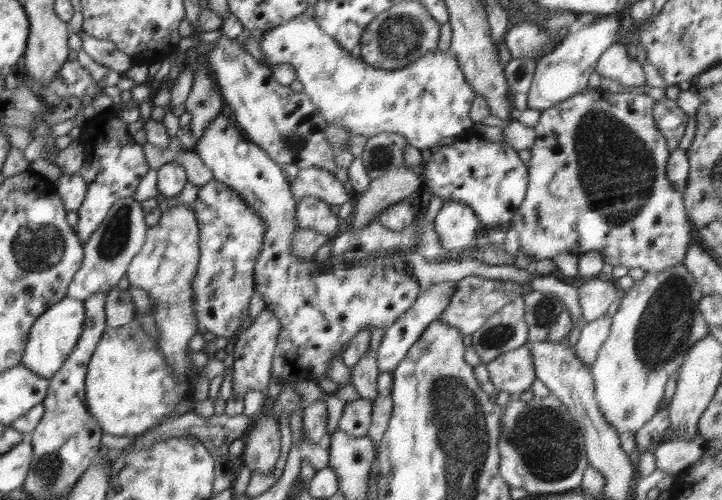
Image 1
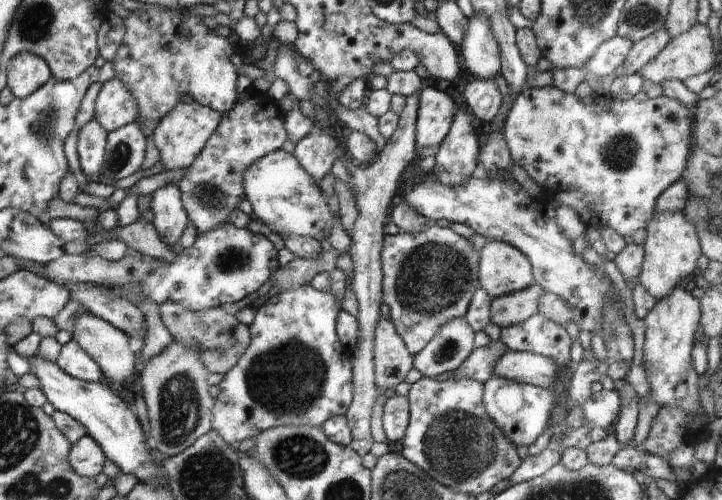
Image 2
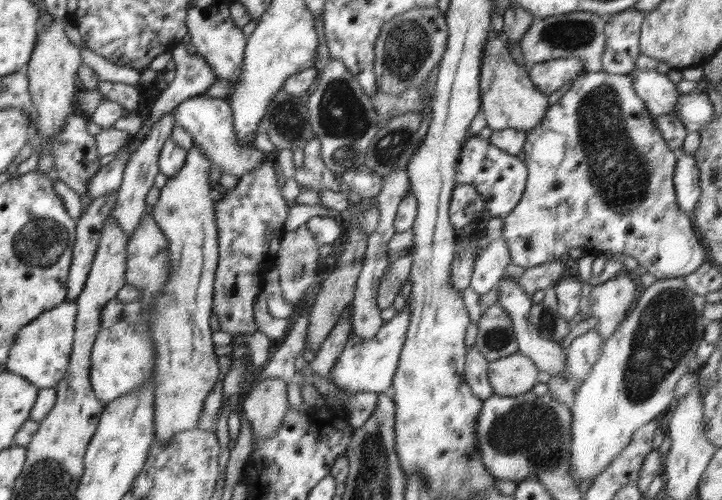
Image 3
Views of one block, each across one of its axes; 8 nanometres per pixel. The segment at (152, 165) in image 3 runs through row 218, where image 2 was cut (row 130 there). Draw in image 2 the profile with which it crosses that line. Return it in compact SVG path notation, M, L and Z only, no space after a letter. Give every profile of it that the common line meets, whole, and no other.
M136 122L110 131L99 179L114 184L140 170L146 150L146 136Z

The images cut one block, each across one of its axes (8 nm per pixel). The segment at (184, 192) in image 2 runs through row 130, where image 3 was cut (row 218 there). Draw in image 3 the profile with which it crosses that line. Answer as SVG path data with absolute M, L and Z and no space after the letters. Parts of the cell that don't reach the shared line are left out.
M269 155L263 160L263 163L255 168L252 172L244 174L239 178L239 182L232 189L222 190L222 198L220 197L215 202L215 217L216 217L216 226L218 231L218 242L219 242L219 253L218 253L218 268L216 269L215 282L214 282L214 298L213 298L213 310L212 314L215 314L218 318L220 324L220 331L230 333L232 337L238 337L238 335L252 335L257 331L256 324L254 319L254 302L259 296L263 293L263 288L266 282L267 275L271 272L271 269L276 265L277 252L279 249L279 244L281 238L284 236L284 221L286 216L288 216L288 200L282 197L280 193L281 180L278 178L277 165L275 159L272 159Z

